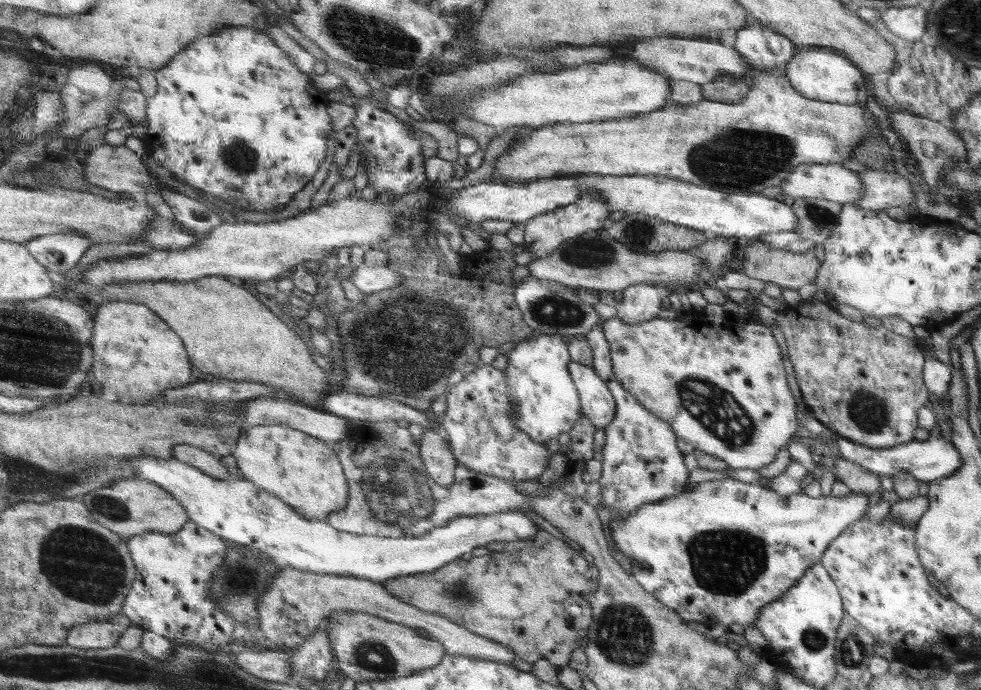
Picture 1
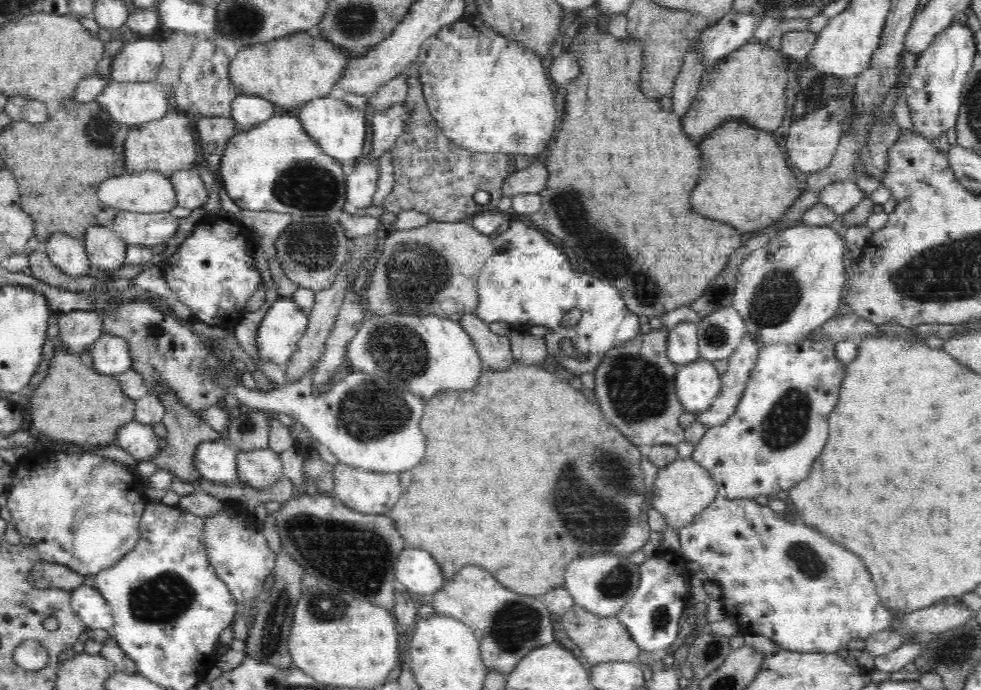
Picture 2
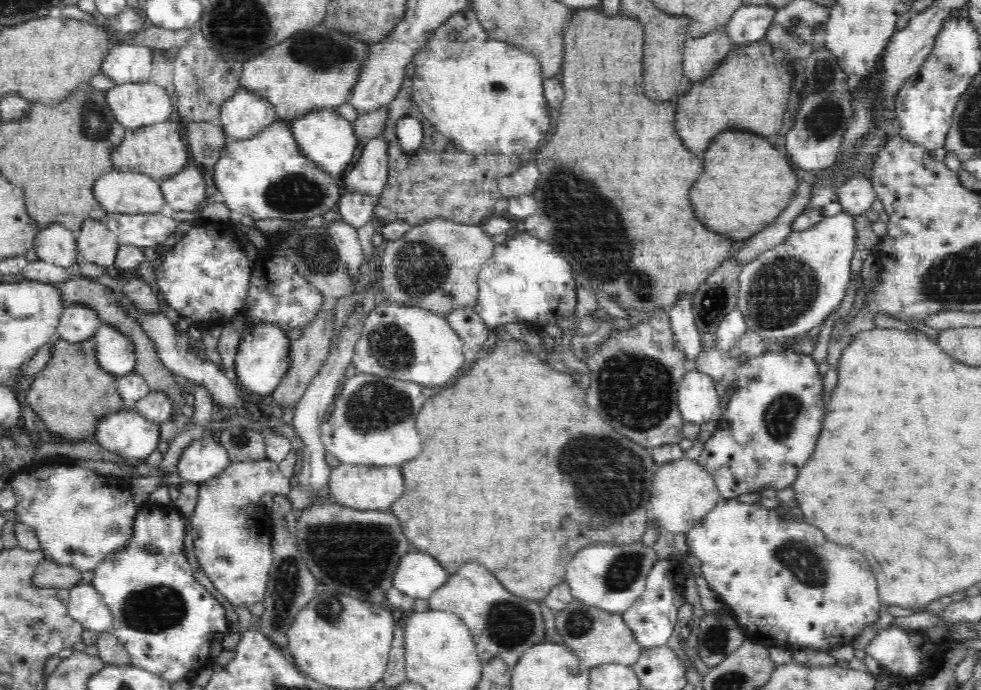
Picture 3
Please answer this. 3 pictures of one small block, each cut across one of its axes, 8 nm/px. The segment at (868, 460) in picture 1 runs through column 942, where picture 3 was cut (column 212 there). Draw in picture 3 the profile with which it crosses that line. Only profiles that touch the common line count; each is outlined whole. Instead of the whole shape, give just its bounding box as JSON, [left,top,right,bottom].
[176,438,230,484]

